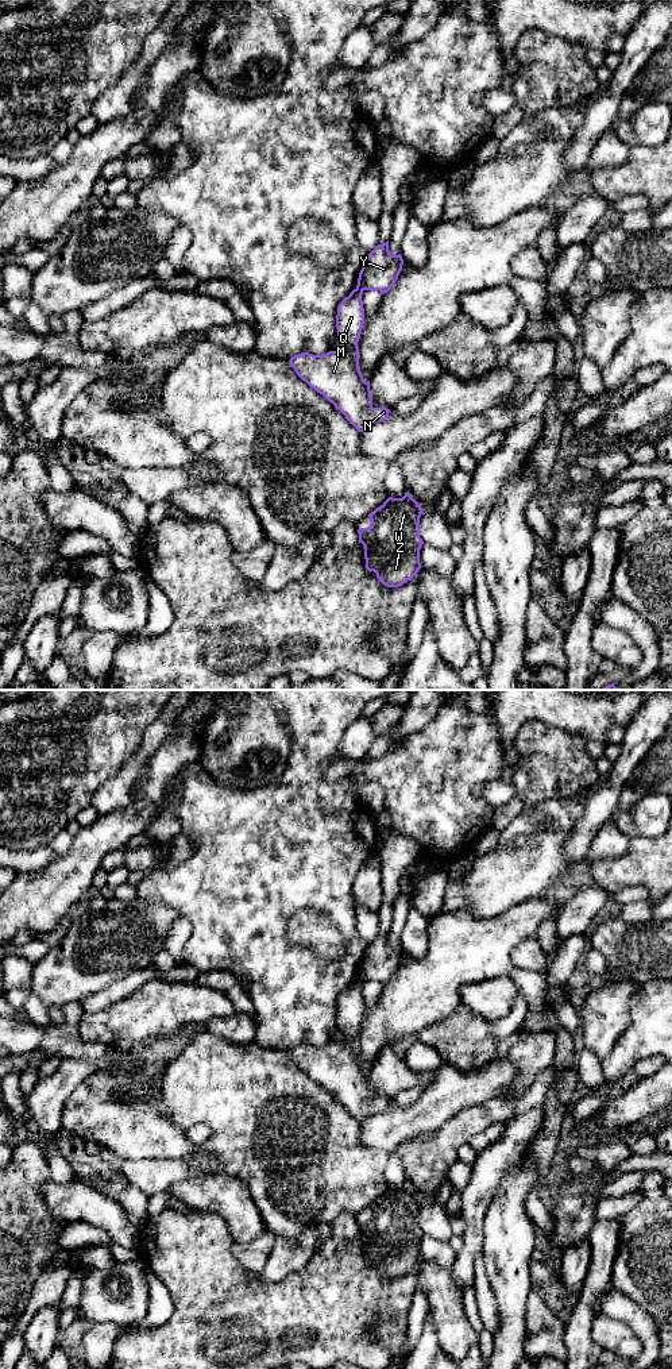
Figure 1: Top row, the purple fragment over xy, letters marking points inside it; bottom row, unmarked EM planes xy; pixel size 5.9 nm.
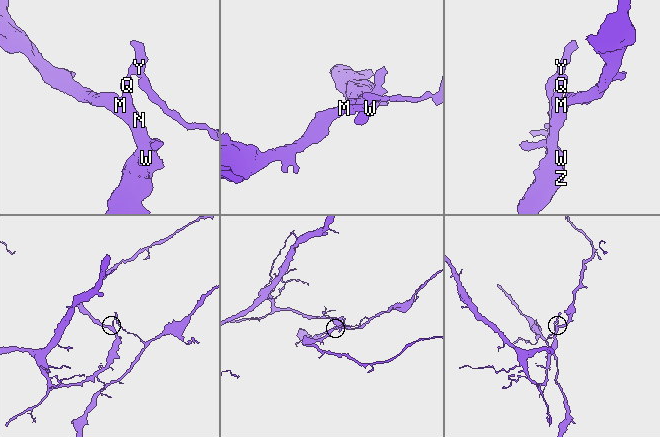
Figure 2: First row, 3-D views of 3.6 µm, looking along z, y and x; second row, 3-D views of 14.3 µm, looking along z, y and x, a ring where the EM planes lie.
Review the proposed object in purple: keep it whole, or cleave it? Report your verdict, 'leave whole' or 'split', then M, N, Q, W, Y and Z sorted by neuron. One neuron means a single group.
split; groups M N Q W Z / Y

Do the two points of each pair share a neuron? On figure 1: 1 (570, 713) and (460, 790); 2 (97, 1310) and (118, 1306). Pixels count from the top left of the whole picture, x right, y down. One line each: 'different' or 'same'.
1: different
2: same

